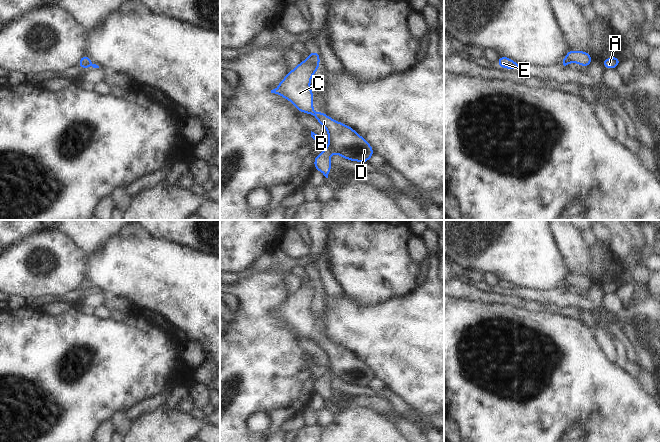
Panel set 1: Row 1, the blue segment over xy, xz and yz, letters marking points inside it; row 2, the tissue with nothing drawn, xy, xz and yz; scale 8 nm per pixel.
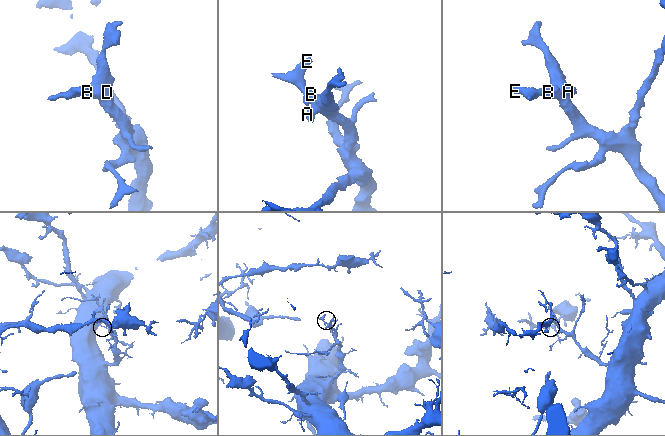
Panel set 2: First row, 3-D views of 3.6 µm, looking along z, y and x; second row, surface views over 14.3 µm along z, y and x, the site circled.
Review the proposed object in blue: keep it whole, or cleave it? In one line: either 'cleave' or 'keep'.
cleave

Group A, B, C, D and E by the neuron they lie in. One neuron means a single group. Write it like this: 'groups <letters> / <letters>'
groups A B D / C E

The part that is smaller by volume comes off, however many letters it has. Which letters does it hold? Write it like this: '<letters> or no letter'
C, E

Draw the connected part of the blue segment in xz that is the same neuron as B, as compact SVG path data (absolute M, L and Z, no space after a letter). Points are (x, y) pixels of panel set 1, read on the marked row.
M321 111L316 112L314 117L328 132L328 146L314 157L314 170L319 170L326 178L332 171L330 163L332 153L360 163L367 163L374 155L374 150L368 141L350 126L335 121Z

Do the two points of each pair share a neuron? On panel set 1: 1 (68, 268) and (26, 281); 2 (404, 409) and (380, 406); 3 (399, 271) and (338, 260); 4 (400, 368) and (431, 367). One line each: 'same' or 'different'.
1: same
2: different
3: same
4: same

